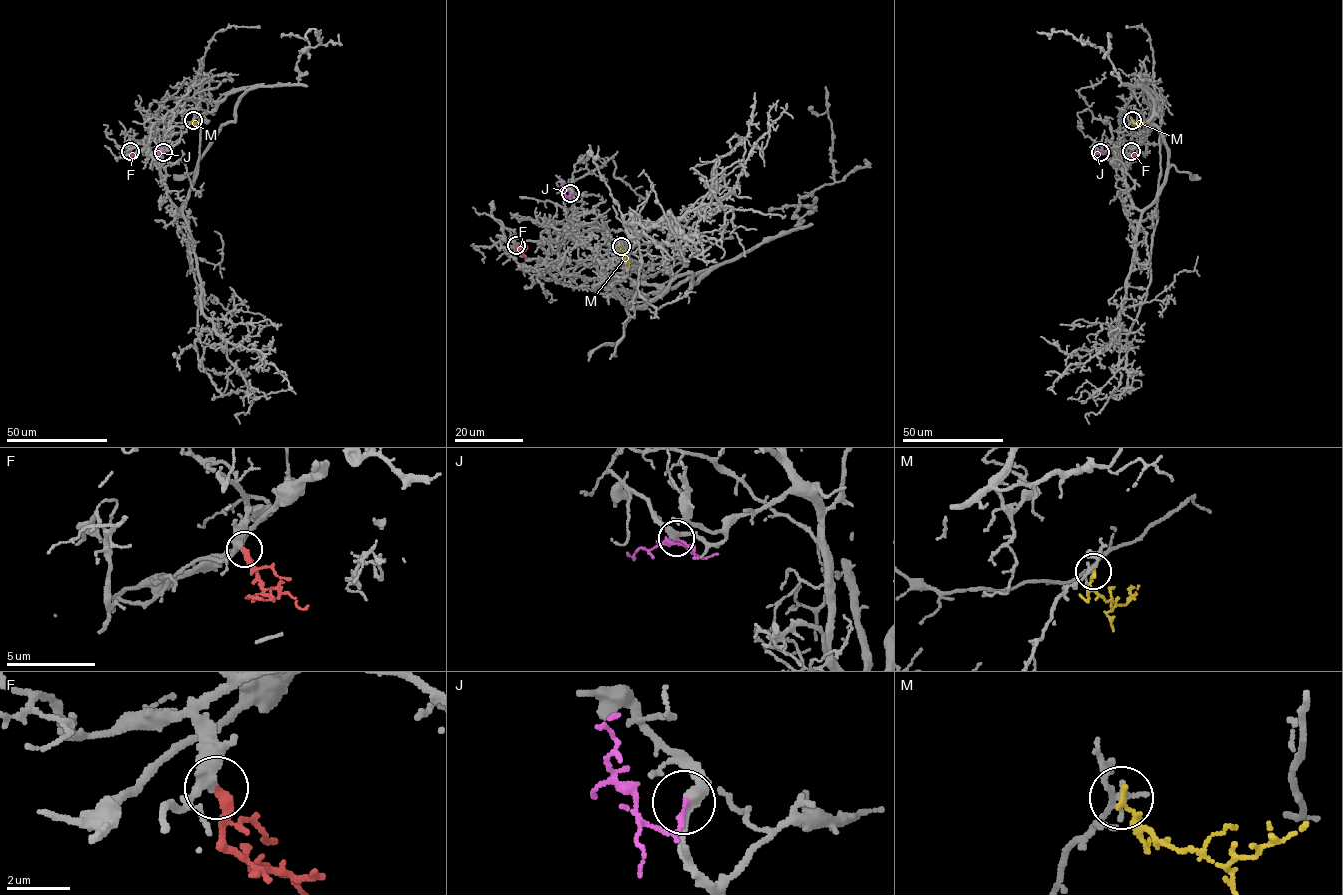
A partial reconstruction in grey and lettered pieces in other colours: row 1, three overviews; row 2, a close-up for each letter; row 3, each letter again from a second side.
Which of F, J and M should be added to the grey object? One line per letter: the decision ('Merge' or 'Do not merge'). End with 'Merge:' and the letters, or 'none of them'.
F: Merge
J: Do not merge
M: Do not merge
Merge: F

